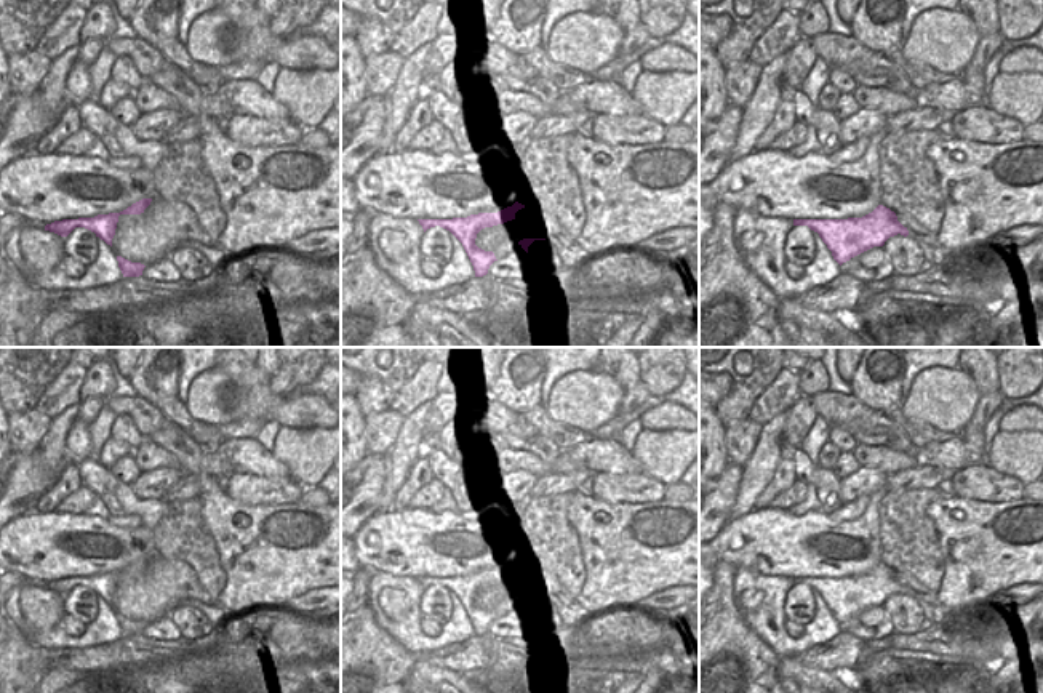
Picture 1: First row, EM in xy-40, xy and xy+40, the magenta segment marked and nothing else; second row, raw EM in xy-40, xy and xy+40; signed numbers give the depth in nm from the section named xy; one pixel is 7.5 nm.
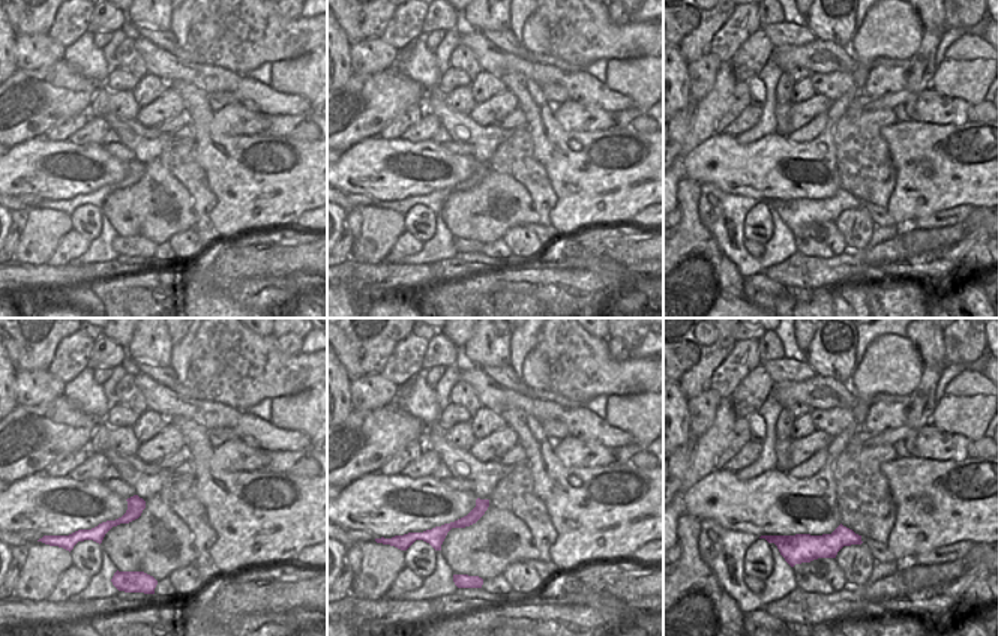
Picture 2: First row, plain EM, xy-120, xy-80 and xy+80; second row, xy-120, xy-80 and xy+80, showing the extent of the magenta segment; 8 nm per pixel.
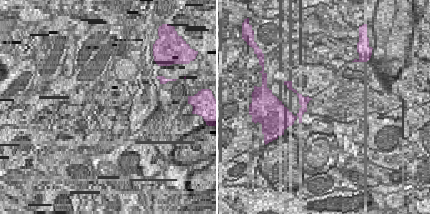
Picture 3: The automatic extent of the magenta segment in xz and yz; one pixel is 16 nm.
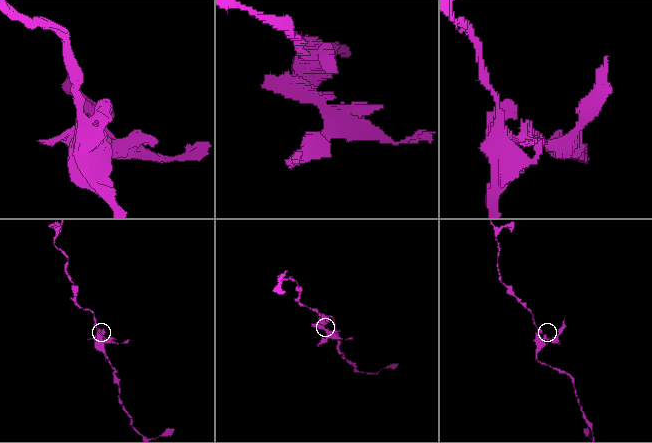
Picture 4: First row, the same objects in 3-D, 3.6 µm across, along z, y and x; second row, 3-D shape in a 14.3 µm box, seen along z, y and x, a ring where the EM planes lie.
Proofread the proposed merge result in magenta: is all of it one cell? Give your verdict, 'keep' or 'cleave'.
cleave

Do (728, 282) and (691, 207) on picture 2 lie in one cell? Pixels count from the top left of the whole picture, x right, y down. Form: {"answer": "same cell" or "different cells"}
{"answer": "same cell"}

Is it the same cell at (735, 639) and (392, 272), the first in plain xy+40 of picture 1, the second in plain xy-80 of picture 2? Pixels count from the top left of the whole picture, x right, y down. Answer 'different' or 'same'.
different

